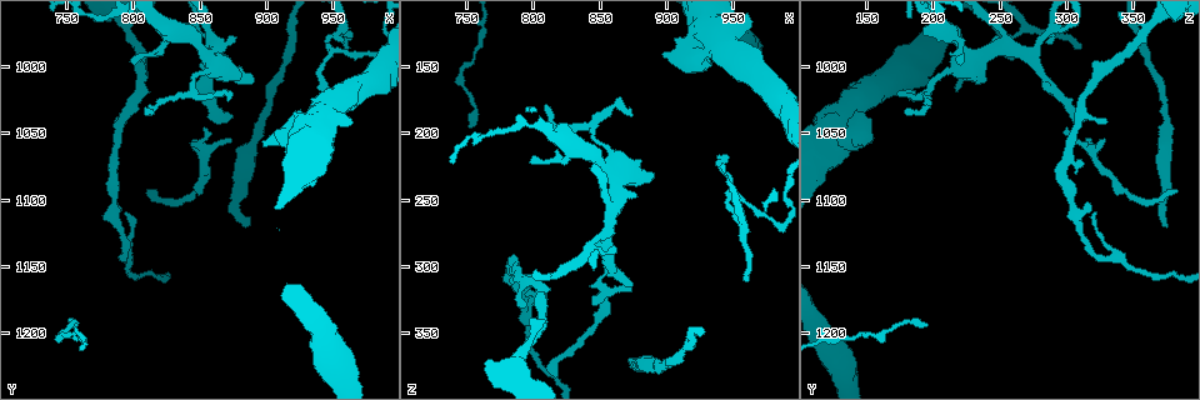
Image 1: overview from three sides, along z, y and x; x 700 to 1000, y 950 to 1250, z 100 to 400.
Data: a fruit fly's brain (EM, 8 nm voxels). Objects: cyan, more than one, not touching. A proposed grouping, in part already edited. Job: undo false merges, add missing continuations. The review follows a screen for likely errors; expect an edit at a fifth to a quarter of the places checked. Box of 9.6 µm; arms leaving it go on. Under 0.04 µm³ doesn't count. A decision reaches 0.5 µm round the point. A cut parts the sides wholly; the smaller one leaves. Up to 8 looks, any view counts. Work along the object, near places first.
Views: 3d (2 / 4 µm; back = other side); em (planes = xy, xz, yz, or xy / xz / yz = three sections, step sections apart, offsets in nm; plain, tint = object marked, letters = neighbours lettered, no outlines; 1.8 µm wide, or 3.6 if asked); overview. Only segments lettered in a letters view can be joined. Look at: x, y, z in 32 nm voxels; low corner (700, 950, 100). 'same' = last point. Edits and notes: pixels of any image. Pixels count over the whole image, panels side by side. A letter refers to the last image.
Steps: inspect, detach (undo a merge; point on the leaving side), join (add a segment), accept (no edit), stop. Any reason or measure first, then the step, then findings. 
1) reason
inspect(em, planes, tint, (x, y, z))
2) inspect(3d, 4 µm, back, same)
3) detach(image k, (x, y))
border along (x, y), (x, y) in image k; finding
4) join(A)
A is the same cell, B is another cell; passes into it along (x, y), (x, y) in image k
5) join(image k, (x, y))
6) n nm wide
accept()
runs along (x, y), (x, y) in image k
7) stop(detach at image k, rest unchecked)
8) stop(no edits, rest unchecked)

free end
inspect(3d, 2 µm, (890, 1118, 376))

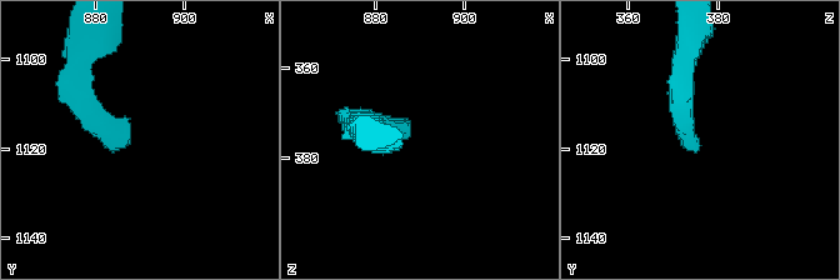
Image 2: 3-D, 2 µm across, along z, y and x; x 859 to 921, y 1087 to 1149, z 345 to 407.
inspect(em, planes, letters, (888, 1117, 375))

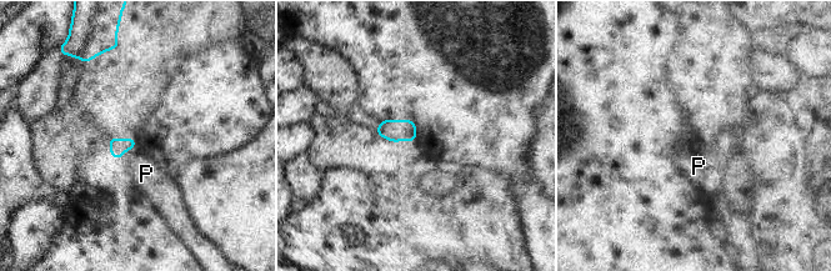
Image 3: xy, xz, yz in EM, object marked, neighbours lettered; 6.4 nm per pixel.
110 nm wide
join(P)
P is the same cell; passes into it along (118, 147), (126, 150), (146, 174) in image 3; it goes on there

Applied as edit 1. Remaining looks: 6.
see it whole again
inspect(overview)

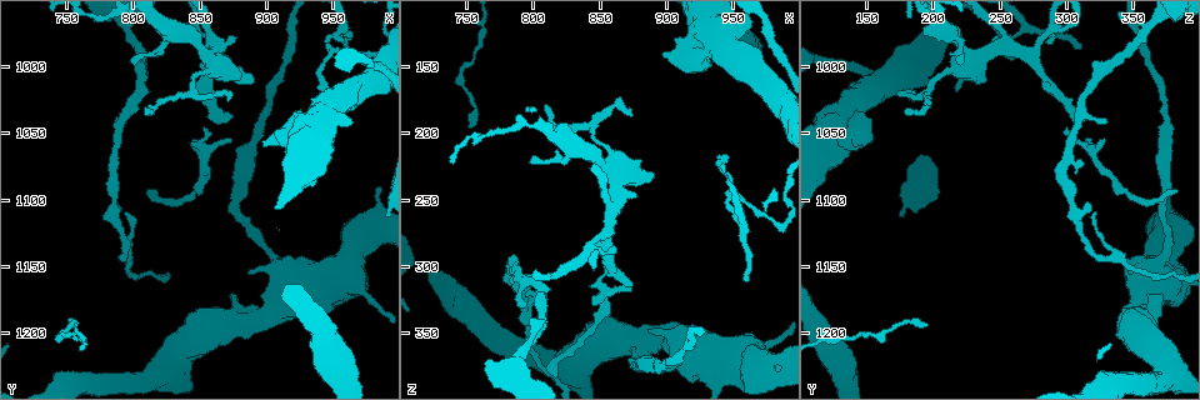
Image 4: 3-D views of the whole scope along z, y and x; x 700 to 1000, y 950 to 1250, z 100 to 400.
inspect(3d, 4 µm, (950, 986, 244))

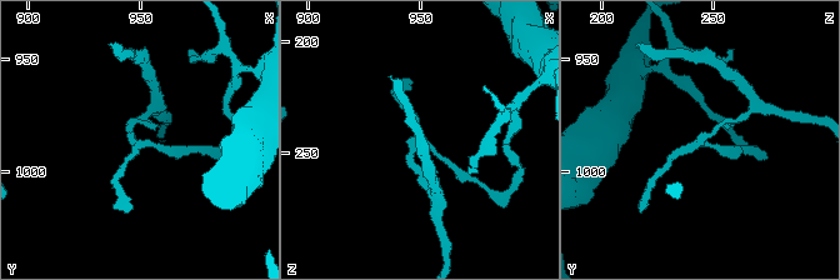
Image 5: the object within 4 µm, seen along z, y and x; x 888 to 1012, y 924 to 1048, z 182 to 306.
shape alone is not enough
inspect(em, planes, letters, (950, 989, 243))

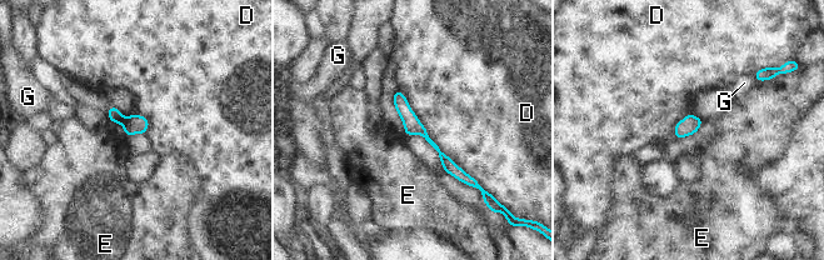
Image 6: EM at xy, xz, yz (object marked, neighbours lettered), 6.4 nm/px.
detach(image 6, (114, 114))
D, E and G are other cells; border along (124, 118), (121, 124) in image 6; two neurons meet here

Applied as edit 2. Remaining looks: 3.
branch stops here
inspect(em, planes, letters, (810, 1032, 178))

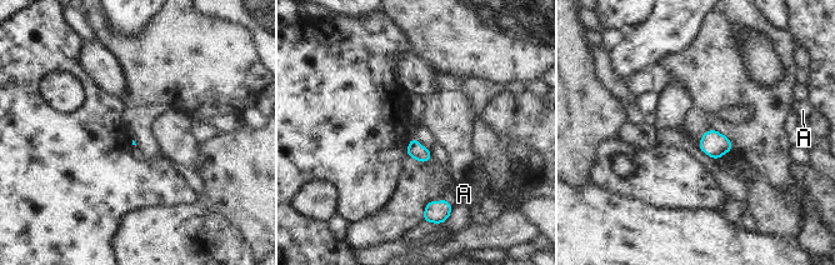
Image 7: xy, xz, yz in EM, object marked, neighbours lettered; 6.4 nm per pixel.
A touches over 60 nm
accept()
A is another cell; none of them fits

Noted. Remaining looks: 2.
stop(join at image 3, detach at image 6, rest unchecked)

